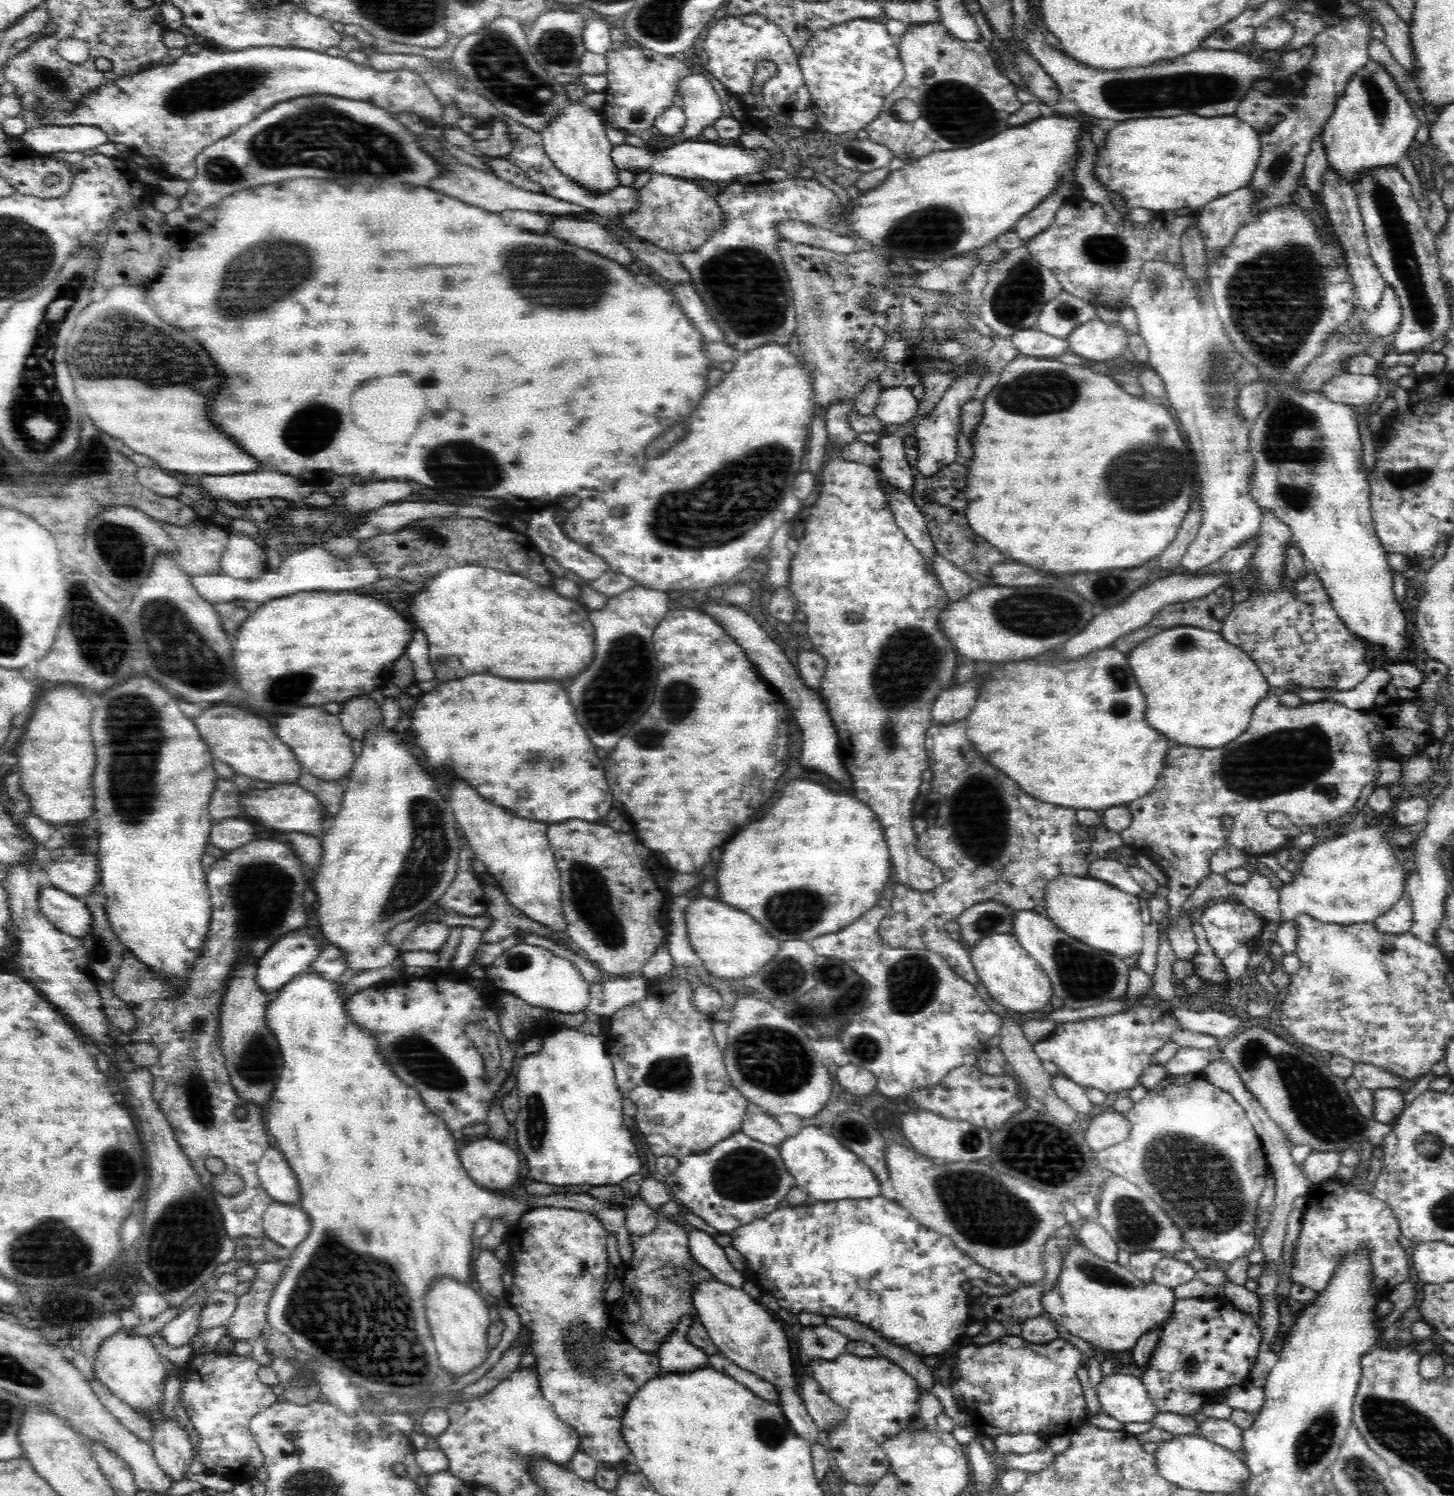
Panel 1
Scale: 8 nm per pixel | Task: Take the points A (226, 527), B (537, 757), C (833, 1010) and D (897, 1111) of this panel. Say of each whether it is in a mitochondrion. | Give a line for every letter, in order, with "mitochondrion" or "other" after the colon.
A: other
B: mitochondrion
C: mitochondrion
D: other

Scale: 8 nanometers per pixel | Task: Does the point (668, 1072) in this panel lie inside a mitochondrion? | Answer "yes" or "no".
yes

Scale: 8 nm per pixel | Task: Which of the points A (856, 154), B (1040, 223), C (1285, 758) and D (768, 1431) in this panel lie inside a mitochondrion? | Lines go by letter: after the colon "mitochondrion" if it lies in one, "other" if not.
A: mitochondrion
B: other
C: mitochondrion
D: mitochondrion

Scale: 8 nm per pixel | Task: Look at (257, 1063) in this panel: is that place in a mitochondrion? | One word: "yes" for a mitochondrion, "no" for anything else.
yes

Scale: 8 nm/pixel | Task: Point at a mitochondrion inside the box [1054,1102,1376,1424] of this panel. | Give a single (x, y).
(1196, 1180)

